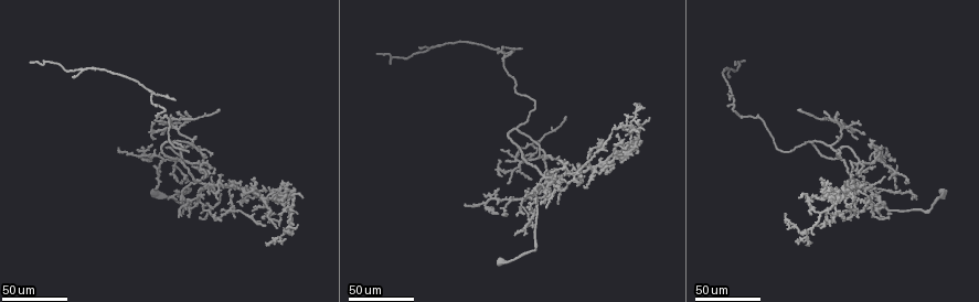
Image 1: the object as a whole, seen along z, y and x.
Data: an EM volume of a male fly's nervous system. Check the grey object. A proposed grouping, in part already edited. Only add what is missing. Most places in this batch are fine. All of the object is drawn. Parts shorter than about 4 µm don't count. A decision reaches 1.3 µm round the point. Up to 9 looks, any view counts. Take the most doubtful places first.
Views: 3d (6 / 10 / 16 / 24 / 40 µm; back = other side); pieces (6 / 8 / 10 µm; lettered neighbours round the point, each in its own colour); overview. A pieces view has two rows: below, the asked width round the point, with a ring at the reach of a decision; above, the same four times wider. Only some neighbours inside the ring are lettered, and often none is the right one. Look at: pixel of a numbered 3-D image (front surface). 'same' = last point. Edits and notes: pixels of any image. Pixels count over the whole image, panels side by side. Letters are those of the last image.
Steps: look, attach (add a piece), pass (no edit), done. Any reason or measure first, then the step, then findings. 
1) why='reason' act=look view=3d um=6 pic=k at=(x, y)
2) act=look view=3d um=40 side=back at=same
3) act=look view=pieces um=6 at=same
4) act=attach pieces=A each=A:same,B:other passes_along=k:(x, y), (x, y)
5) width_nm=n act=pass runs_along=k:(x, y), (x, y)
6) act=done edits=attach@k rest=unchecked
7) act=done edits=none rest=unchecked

why='branch stops here' act=look view=3d um=24 pic=1 at=(887, 147)

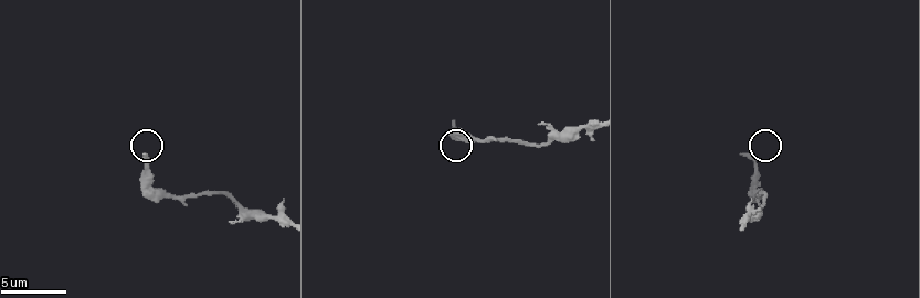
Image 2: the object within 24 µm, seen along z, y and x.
act=look view=3d um=6 pic=2 at=(453, 122)

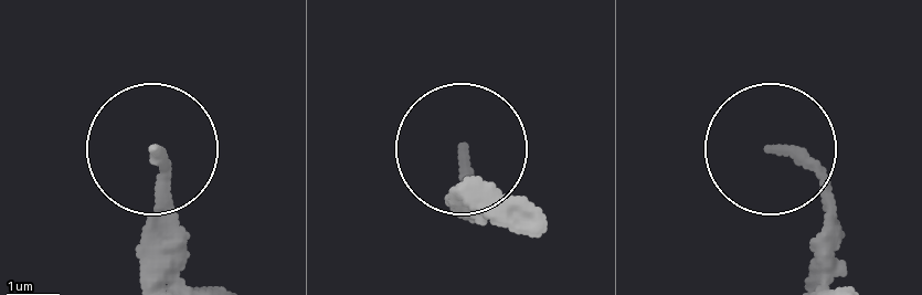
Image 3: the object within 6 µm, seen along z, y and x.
act=look view=pieces um=6 pic=3 at=(462, 153)

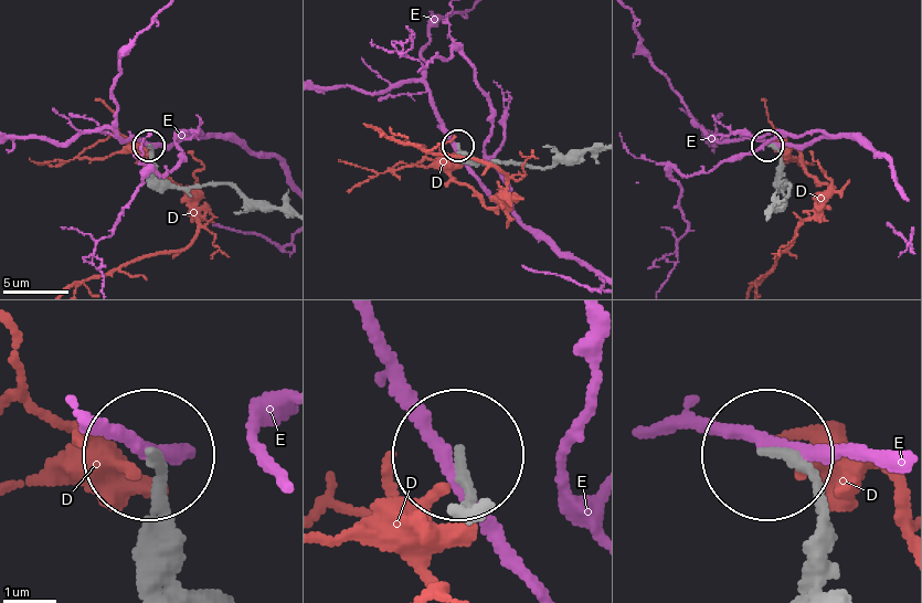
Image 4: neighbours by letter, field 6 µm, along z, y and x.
width_nm=190 act=pass each=D:other,E:other runs_along=4:(283, 213), (256, 208), (223, 183), (167, 186), (148, 145) found='none of them fits'

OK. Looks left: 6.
why='free end' act=look view=3d um=24 pic=1 at=(887, 218)

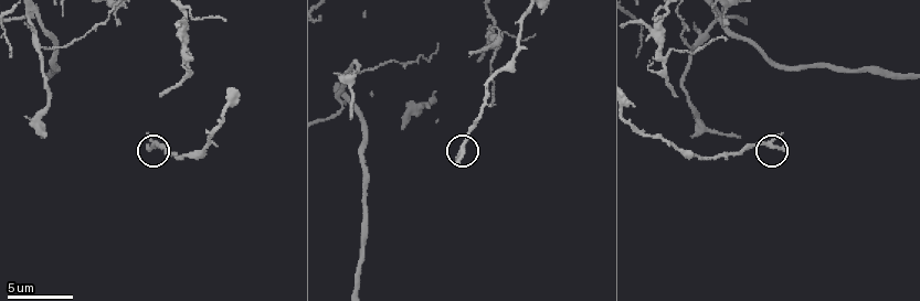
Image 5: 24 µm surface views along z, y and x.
act=look view=pieces um=10 pic=5 at=(782, 147)

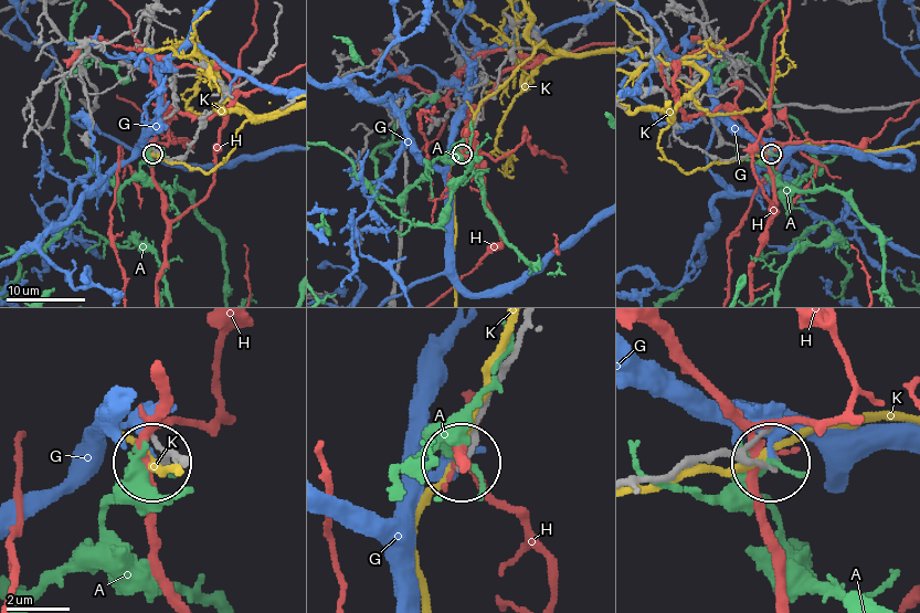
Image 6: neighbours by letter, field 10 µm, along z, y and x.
width_nm=210 act=pass each=A:other,G:other,H:other,K:other runs_along=6:(636, 483), (707, 454), (768, 462) found='no lettered piece goes on from it'

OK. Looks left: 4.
why='free end' act=look view=3d um=40 pic=1 at=(287, 204)

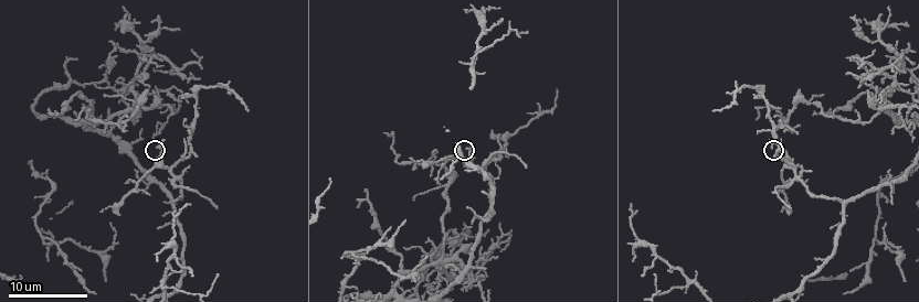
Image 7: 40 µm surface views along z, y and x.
act=look view=pieces um=6 pic=7 at=(768, 139)

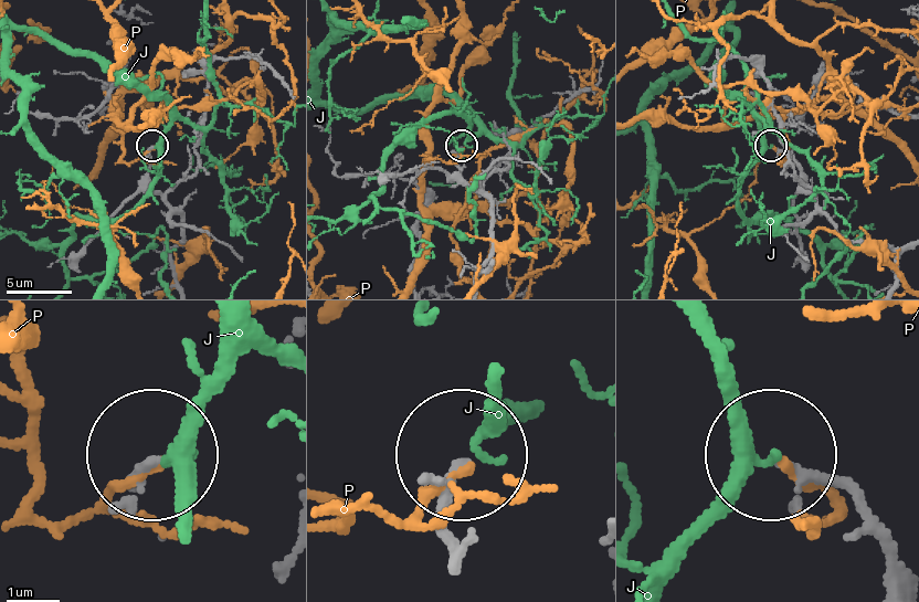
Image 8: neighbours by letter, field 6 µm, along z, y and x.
act=pass each=J:other,P:other runs_along=8:(449, 563), (457, 463) found='none of them fits'

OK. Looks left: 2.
why='an open end' act=look view=3d um=24 pic=1 at=(497, 188)

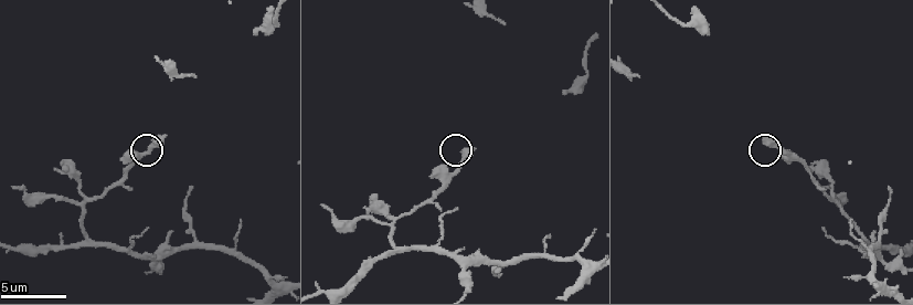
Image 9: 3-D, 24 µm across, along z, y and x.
act=look view=pieces um=10 pic=9 at=(765, 137)

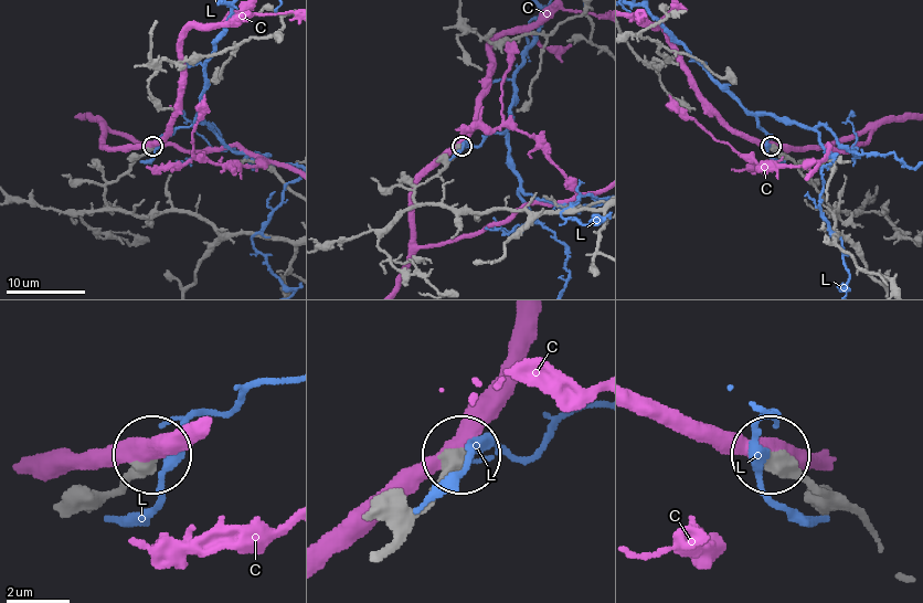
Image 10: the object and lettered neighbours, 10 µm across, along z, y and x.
width_nm=360 act=pass each=C:other,L:other runs_along=10:(380, 558), (456, 457) found='no lettered piece goes on from it'

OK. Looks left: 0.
act=done edits=none rest=unchecked

